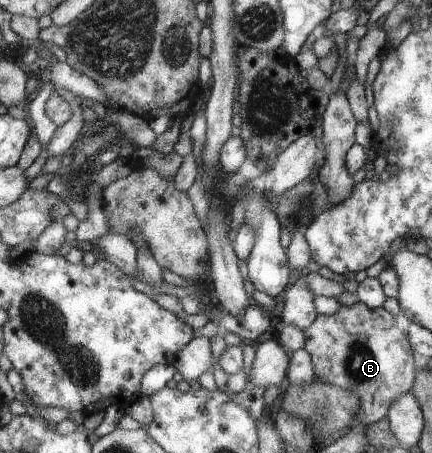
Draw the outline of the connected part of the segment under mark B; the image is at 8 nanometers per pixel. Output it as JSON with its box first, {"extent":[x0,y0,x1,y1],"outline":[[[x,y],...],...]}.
{"extent":[303,301,415,426],"outline":[[[360,301],[340,306],[332,315],[317,314],[303,332],[303,348],[310,354],[316,378],[357,393],[357,424],[367,426],[386,417],[392,400],[408,392],[415,381],[414,351],[382,306],[372,308]]]}

